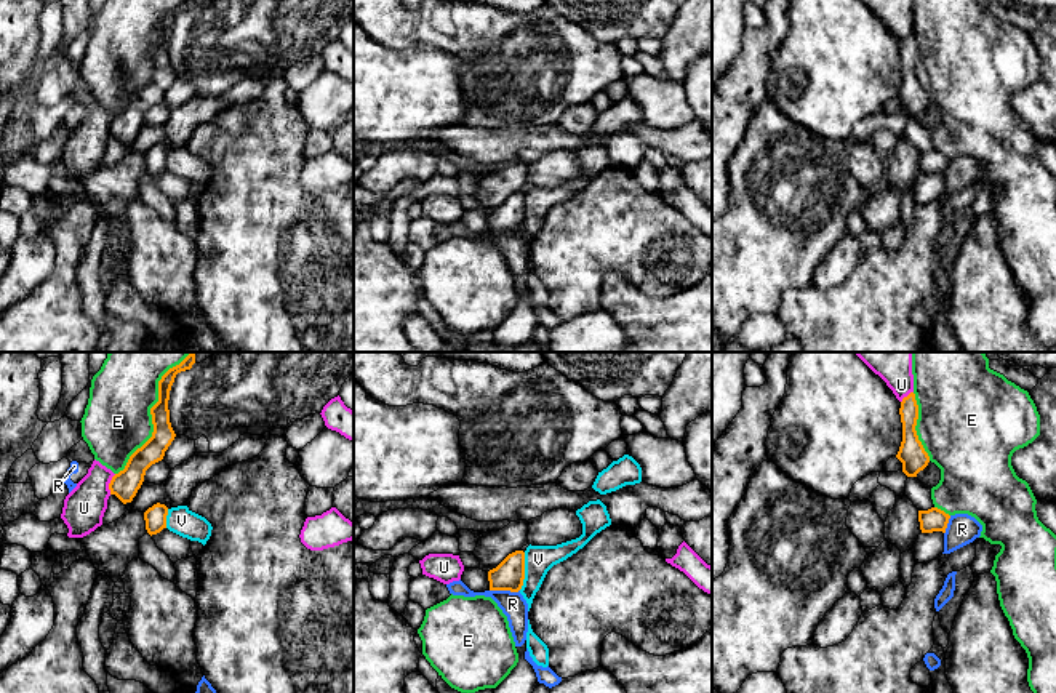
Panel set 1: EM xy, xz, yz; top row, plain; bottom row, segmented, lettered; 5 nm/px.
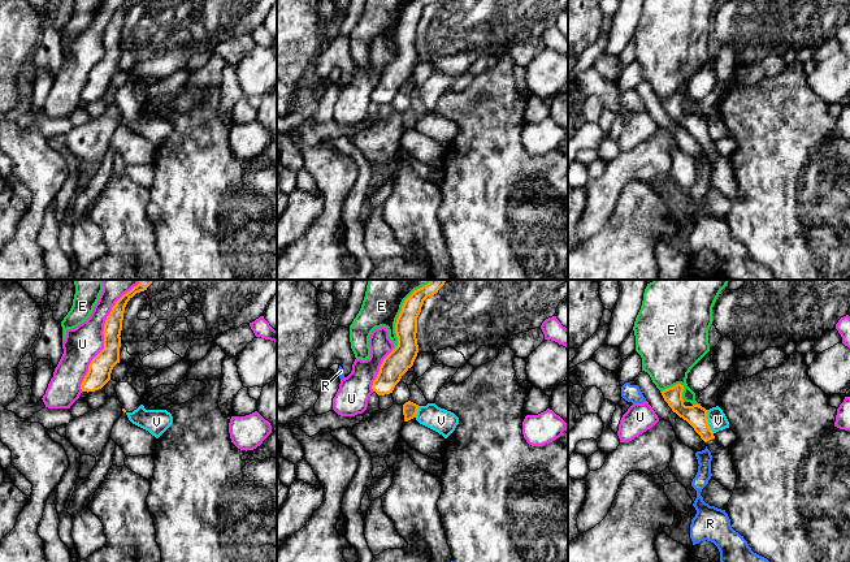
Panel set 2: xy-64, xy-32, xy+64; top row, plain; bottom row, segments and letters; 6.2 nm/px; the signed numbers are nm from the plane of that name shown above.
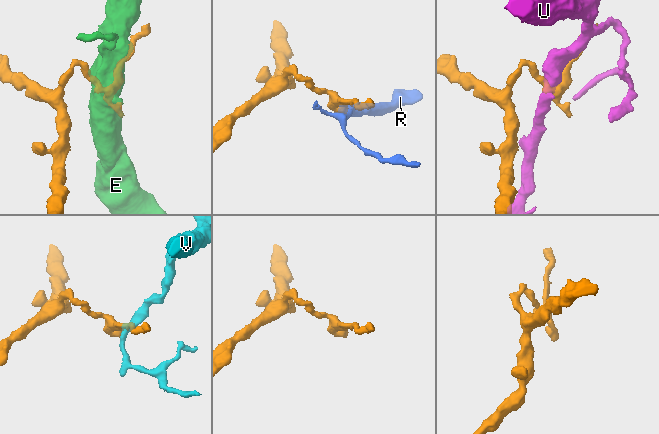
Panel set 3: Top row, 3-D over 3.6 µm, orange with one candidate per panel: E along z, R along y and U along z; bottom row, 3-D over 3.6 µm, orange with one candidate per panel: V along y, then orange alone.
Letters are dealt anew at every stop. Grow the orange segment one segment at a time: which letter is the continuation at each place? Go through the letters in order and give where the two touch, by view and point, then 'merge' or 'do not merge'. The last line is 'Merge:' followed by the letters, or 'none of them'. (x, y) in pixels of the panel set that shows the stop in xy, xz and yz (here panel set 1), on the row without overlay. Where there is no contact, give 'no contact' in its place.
E: contact xy (151, 55); do not merge
R: contact xz (504, 231); do not merge
U: contact xy (109, 125); do not merge
V: contact xz (524, 213); do not merge
Merge: none of them

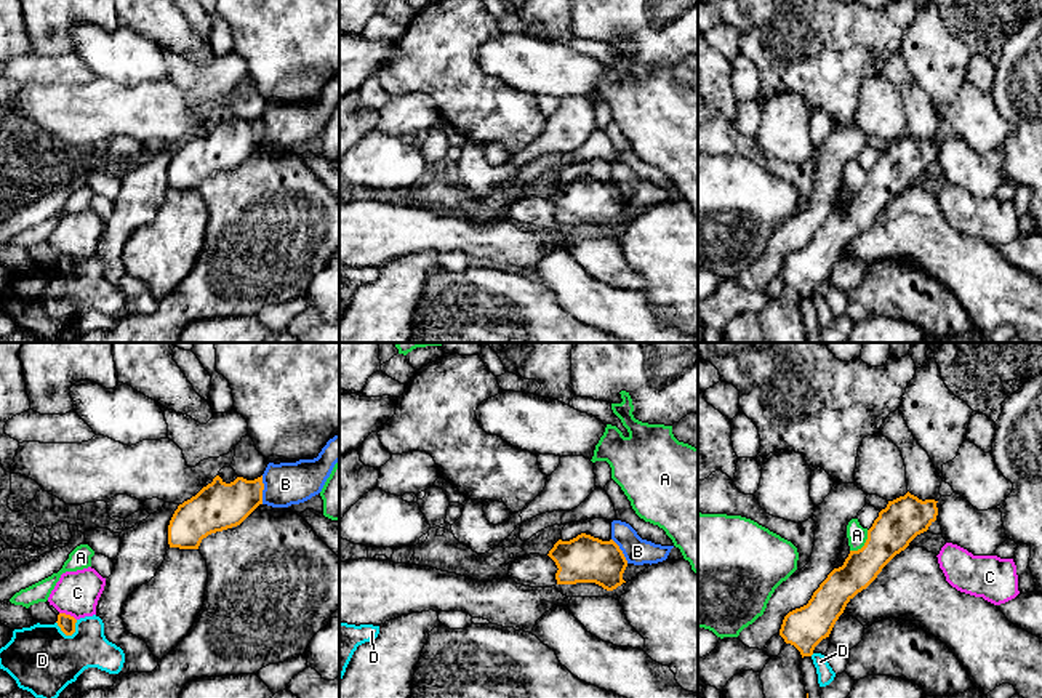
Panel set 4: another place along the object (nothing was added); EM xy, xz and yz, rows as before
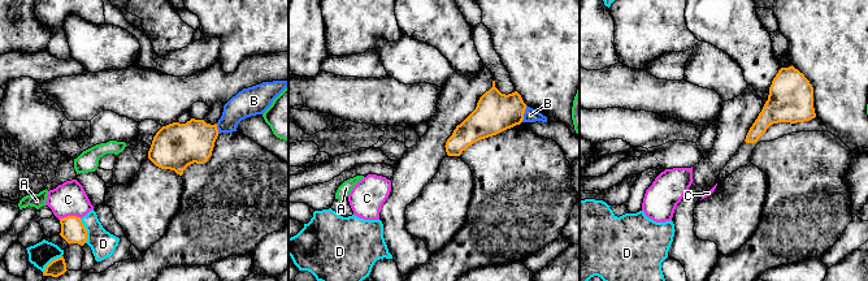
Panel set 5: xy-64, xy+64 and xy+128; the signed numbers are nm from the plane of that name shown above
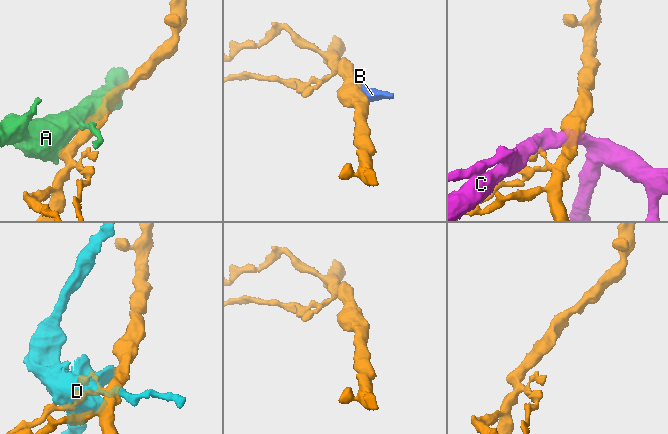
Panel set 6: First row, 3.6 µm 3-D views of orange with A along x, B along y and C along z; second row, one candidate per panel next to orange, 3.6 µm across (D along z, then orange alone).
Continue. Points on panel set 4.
A: contact yz (865, 186); do not merge
B: contact xy (263, 130); merge
C: contact xy (68, 256); do not merge
D: contact xy (64, 274); do not merge
Merge: B

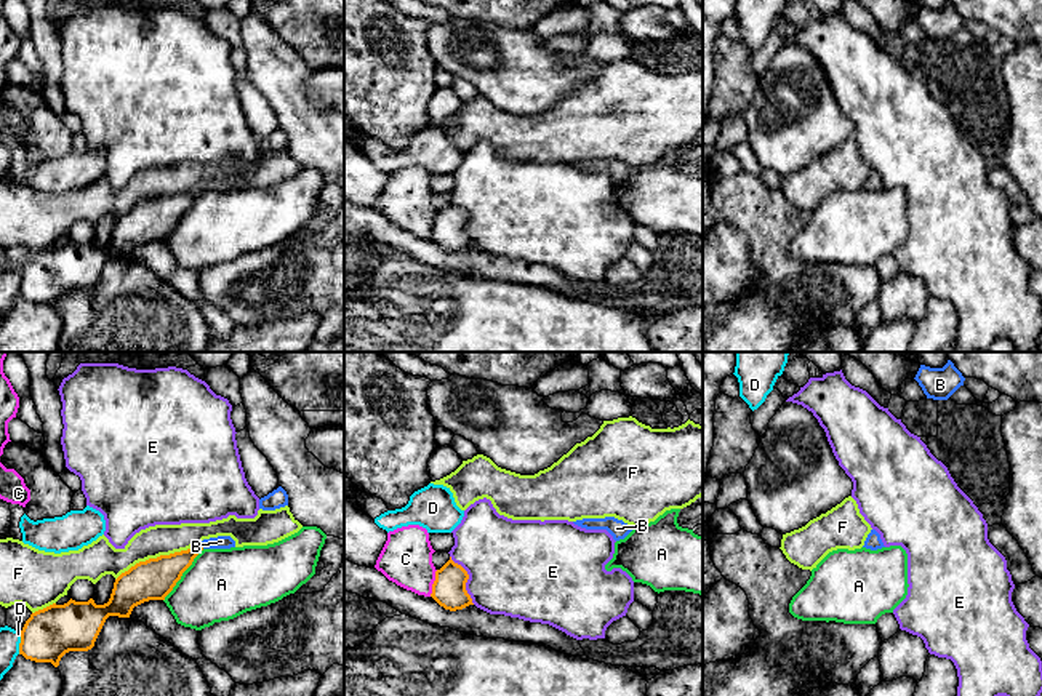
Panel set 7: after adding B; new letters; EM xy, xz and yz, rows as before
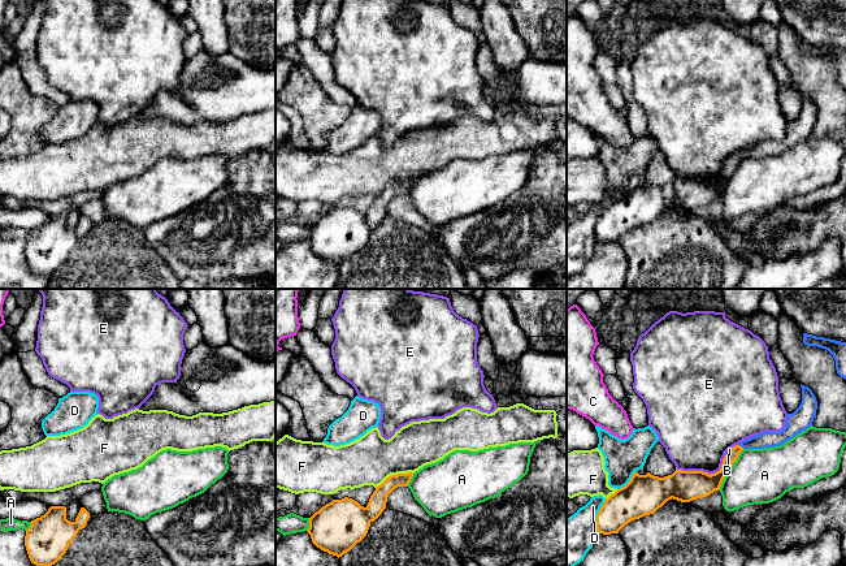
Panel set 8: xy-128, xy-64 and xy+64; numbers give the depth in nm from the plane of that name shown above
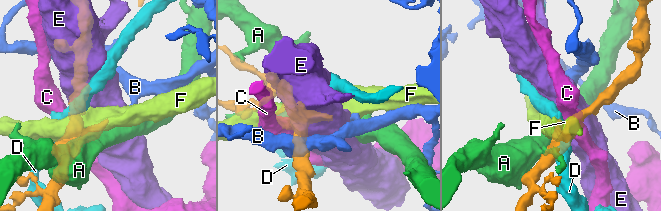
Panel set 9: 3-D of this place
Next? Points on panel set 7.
A: contact xy (181, 216); do not merge
B: contact xy (202, 188); do not merge
C: contact xz (434, 224); do not merge
D: contact xy (20, 285); do not merge
E: contact xz (468, 220); do not merge
F: contact xy (157, 199); do not merge
Merge: none of them

